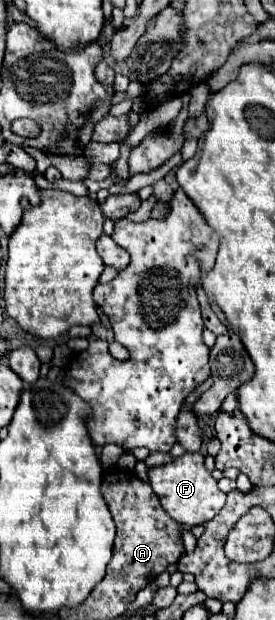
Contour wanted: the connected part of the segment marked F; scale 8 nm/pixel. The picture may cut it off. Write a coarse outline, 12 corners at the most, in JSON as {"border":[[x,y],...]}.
{"border":[[200,452],[148,470],[162,508],[182,526],[212,520],[226,494]]}

